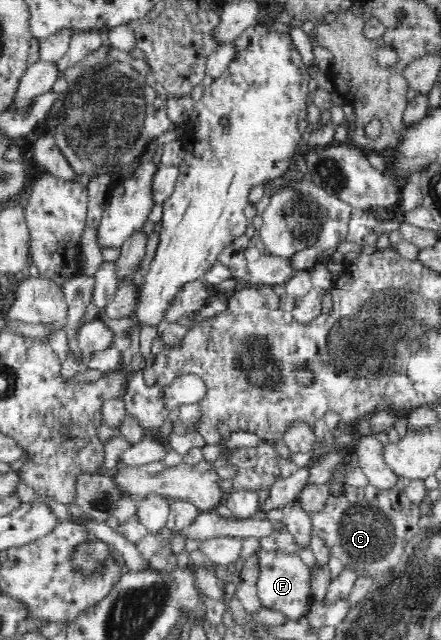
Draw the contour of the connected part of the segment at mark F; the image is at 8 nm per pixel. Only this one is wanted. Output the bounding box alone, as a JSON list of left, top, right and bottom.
[255,547,313,620]

